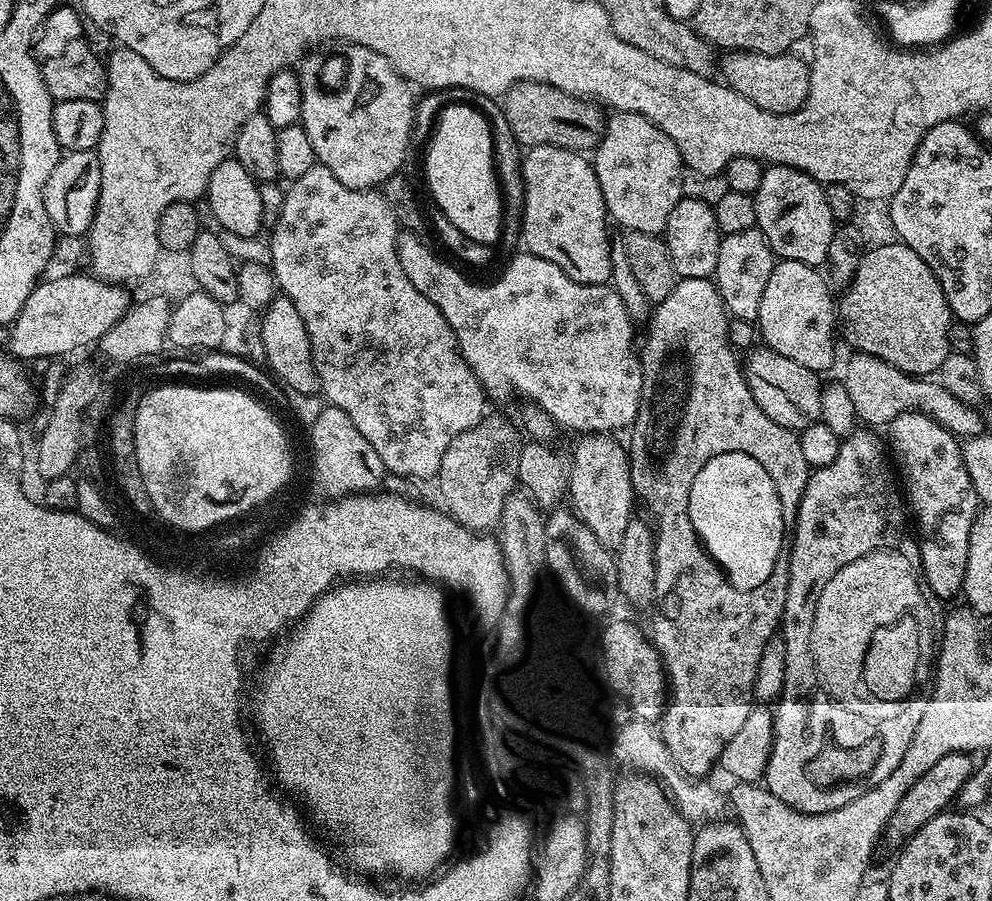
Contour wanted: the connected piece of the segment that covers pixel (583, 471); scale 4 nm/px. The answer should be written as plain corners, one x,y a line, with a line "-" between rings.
584,434
577,439
580,441
576,449
570,452
572,473
567,494
570,507
606,546
619,545
634,515
632,465
628,462
627,447
620,445
616,438
612,434

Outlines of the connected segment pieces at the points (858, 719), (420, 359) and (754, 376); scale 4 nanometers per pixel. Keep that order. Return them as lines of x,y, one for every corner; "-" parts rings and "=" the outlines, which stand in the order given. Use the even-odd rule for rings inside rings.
857,430
851,432
849,436
843,437
840,441
840,449
838,450
838,458
834,458
834,462
830,462
830,466
822,466
815,469
809,475
804,493
800,499
800,505
796,507
796,519
794,527
790,532
790,553
788,555
788,593
786,594
786,602
784,603
784,615
782,617
782,635
785,640
786,658
785,658
785,684
783,692
780,693
779,699
774,704
774,717
772,719
772,753
768,759
768,765
764,771
763,783
770,789
775,796
782,798
782,802
786,802
788,806
799,812
806,814
826,814
830,810
838,810
838,806
846,806
846,802
854,802
854,798
858,798
862,794
866,794
866,790
870,790
874,786
878,786
878,782
882,782
886,778
890,778
890,774
894,774
894,766
898,766
898,762
902,762
902,758
906,754
906,750
910,746
910,742
914,738
914,730
918,730
918,722
922,722
922,714
926,714
926,706
928,700
932,696
932,686
934,683
934,669
936,667
936,658
938,655
938,637
942,631
942,611
941,605
938,603
936,596
930,590
930,586
924,577
924,569
920,567
920,546
915,535
908,533
908,524
910,528
910,516
906,511
906,500
902,495
901,489
898,487
898,476
894,471
893,465
890,463
889,453
886,451
886,444
883,439
880,440
875,436
877,434
872,430
=
323,166
311,168
302,178
291,181
287,187
288,193
280,204
276,225
272,228
270,269
275,276
275,287
288,296
290,302
294,302
298,314
302,314
302,322
306,322
306,334
310,334
310,346
320,378
323,399
331,407
343,410
350,417
350,422
358,426
358,434
363,434
366,442
374,446
378,458
382,458
385,469
391,475
393,472
396,476
413,476
416,480
424,480
427,476
435,477
442,466
442,454
446,454
450,442
454,442
454,438
458,438
458,434
466,430
479,428
481,420
485,419
486,393
480,385
480,379
470,370
463,354
460,353
456,332
450,326
450,322
442,318
442,310
438,310
438,306
434,306
434,302
430,302
430,298
426,298
426,294
422,294
422,290
418,290
418,286
414,286
410,278
406,278
406,270
398,260
396,240
400,237
401,229
396,223
394,210
390,210
383,191
342,186
342,182
338,182
338,178
334,178
334,174
330,174
330,170
=
767,346
755,347
747,356
744,369
748,385
754,394
754,400
768,418
795,432
819,421
823,385
813,369
783,357

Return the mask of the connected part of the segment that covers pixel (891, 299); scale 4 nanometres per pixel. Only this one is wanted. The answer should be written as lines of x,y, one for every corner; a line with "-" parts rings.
895,242
869,247
851,284
843,292
842,324
843,327
844,324
848,327
848,332
852,335
852,348
855,351
880,358
910,376
928,378
939,373
942,362
946,362
950,351
948,339
954,317
938,278
932,273
930,266
926,266
926,262
922,262
922,258
918,258
918,254
910,250
910,246

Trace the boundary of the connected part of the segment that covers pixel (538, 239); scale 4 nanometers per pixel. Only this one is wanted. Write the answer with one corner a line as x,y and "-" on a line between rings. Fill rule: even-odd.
540,144
524,152
524,181
526,206
524,207
524,234
522,244
538,258
554,262
574,282
583,284
608,284
612,279
612,240
608,236
610,217
598,186
593,161
587,155
571,152
558,146

